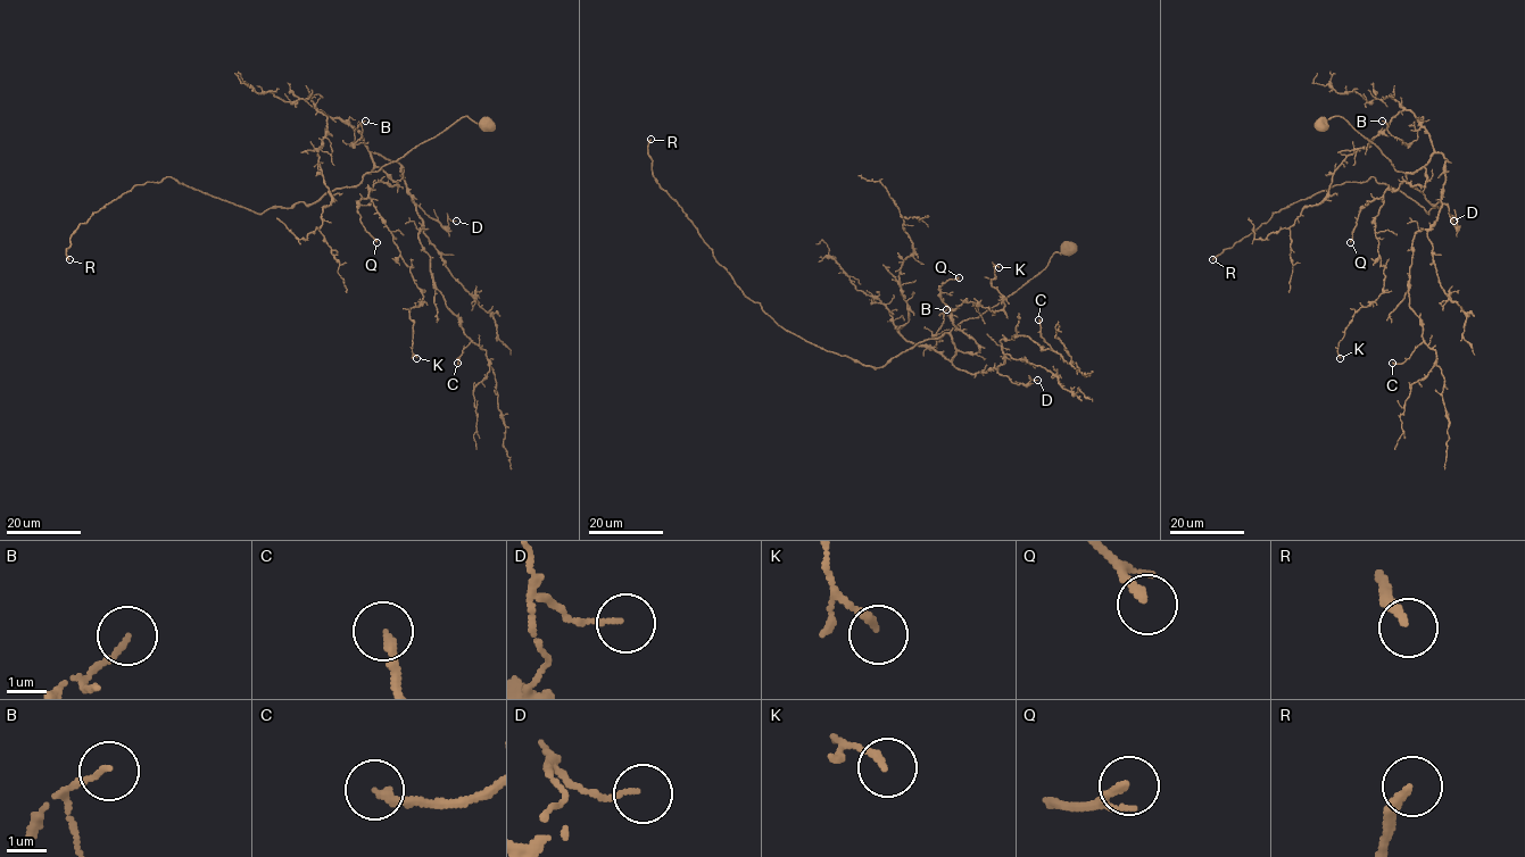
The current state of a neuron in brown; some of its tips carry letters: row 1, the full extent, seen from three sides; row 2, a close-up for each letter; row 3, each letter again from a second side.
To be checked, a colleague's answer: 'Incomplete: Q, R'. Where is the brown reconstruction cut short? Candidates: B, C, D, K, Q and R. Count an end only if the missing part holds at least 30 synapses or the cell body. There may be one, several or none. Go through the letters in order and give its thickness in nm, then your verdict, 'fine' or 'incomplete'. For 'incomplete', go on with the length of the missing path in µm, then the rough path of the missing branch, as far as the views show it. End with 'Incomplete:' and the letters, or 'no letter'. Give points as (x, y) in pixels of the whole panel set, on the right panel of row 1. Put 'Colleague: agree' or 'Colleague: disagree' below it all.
B: calibre 120 nm; fine
C: calibre 220 nm; fine
D: calibre 110 nm; fine
K: calibre 180 nm; fine
Q: calibre 140 nm; incomplete; missing 45 µm; course (1350, 242), (1336, 252), (1327, 279), (1304, 304), (1303, 341), (1291, 350), (1287, 358), (1278, 362)
R: calibre 240 nm; incomplete; missing 190 µm
Incomplete: Q, R
Colleague: agree

